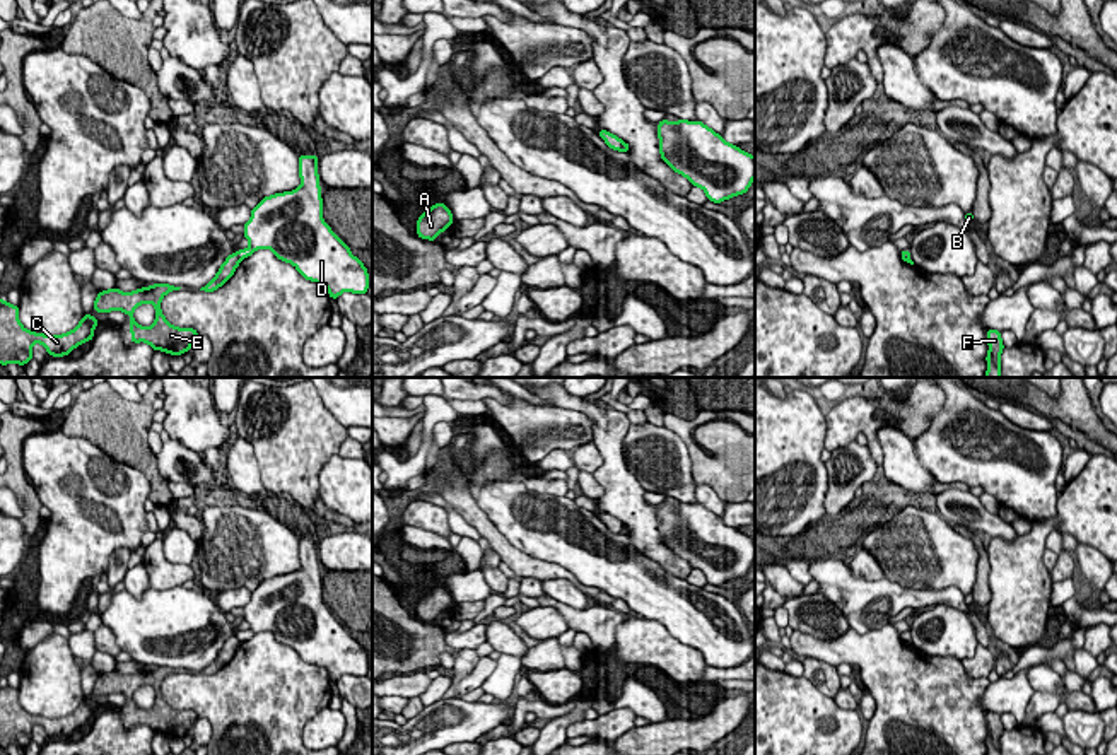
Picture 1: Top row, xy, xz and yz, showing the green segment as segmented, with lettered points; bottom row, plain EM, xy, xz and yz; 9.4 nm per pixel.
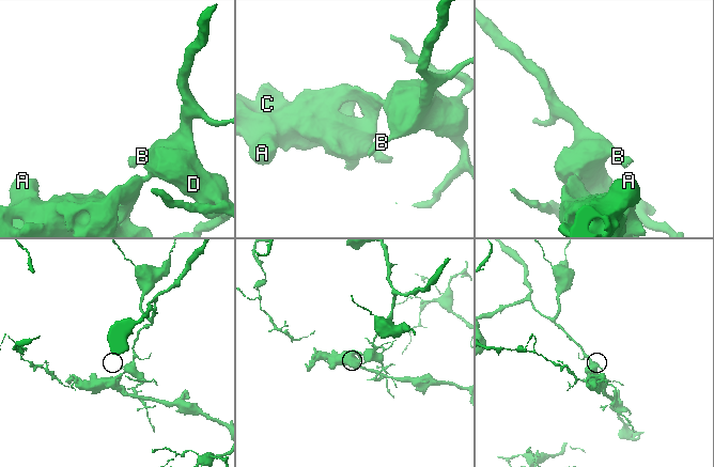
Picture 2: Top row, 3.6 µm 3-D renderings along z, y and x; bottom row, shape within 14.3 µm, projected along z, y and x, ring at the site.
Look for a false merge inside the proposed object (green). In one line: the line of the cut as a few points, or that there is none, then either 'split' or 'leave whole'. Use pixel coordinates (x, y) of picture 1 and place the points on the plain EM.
cut xy (236, 636), (241, 641); split

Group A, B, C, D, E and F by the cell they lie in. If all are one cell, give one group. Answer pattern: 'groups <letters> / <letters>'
groups A C E F / B D

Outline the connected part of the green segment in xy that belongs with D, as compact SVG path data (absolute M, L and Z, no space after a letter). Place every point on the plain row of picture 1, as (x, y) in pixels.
M318 536L299 538L299 559L301 569L297 572L265 579L251 593L251 601L243 608L243 618L249 629L237 632L237 639L244 642L256 632L272 632L278 642L294 647L306 663L323 666L335 683L342 675L367 676L367 651L323 603Z

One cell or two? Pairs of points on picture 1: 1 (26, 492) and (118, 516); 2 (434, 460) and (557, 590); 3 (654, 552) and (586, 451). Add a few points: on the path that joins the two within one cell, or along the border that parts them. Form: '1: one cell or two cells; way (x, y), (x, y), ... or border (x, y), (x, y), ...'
1: two cells; border (23, 458), (23, 468), (43, 504)
2: two cells; border (540, 579), (569, 579), (586, 596)
3: two cells; border (593, 441), (602, 456), (602, 465), (593, 474)

